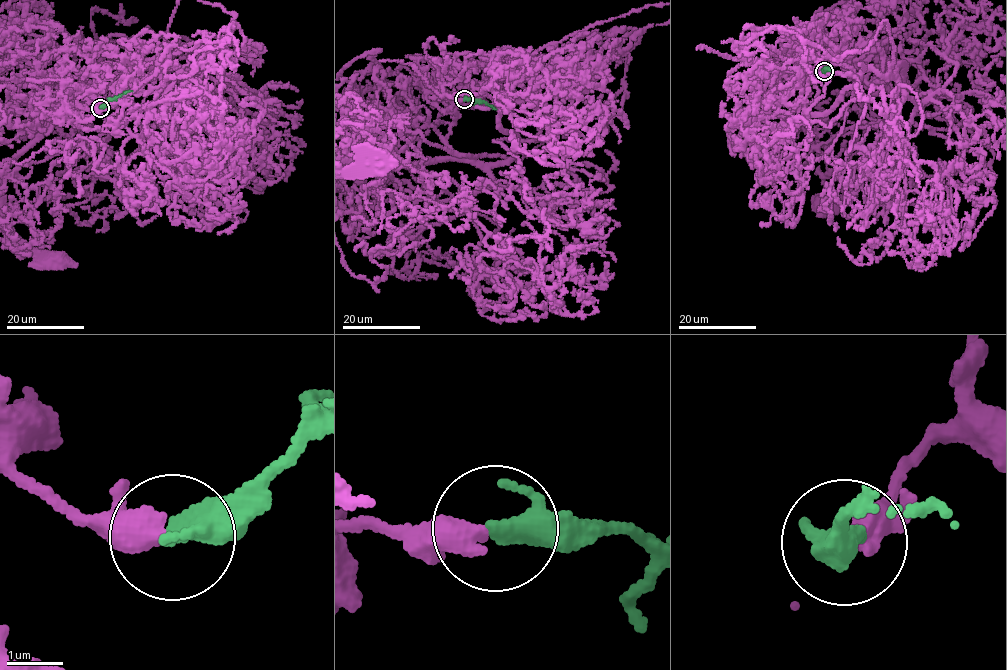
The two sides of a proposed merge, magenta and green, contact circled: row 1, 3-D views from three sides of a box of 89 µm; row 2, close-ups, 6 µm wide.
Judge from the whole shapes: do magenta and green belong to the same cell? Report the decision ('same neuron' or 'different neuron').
same neuron

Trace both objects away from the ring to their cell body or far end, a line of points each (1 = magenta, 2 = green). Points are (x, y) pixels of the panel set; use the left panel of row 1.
1: (100, 107), (83, 90), (94, 59), (115, 84), (157, 49), (94, 69), (7, 171), (6, 220), (55, 259)
2: (100, 107), (132, 91)

